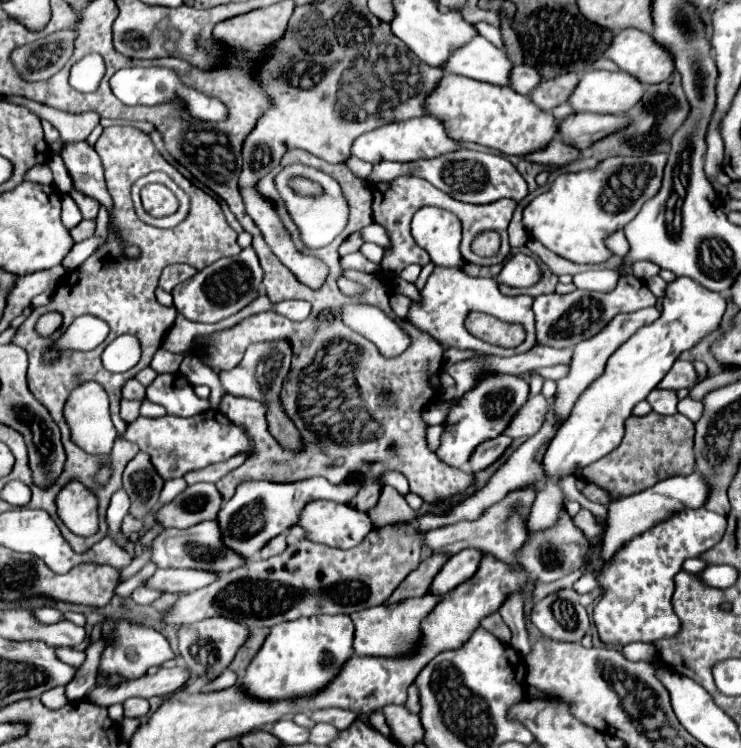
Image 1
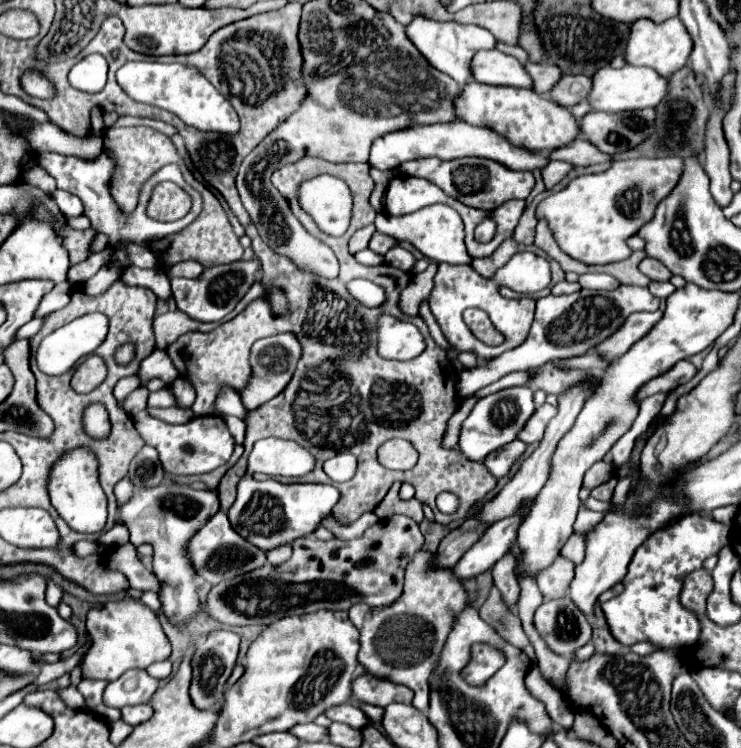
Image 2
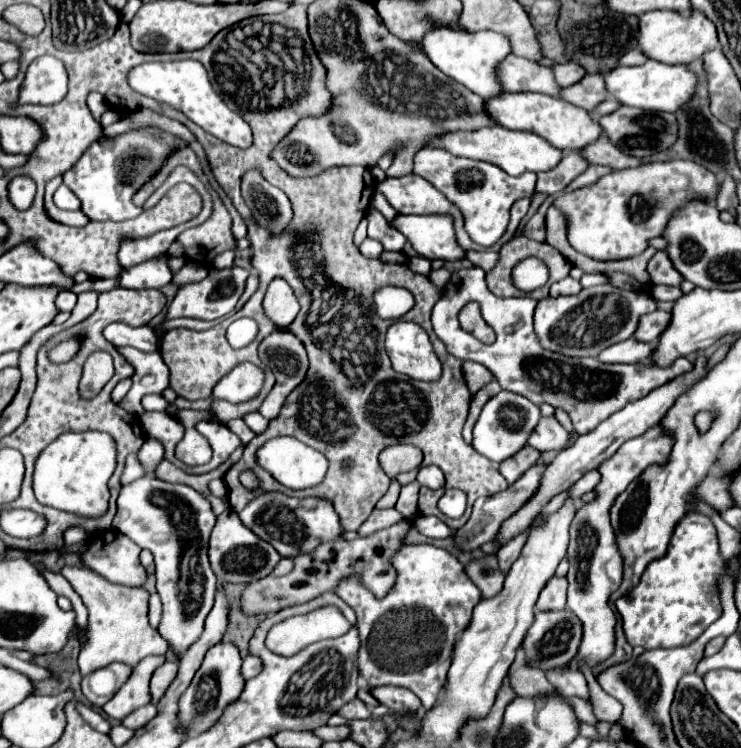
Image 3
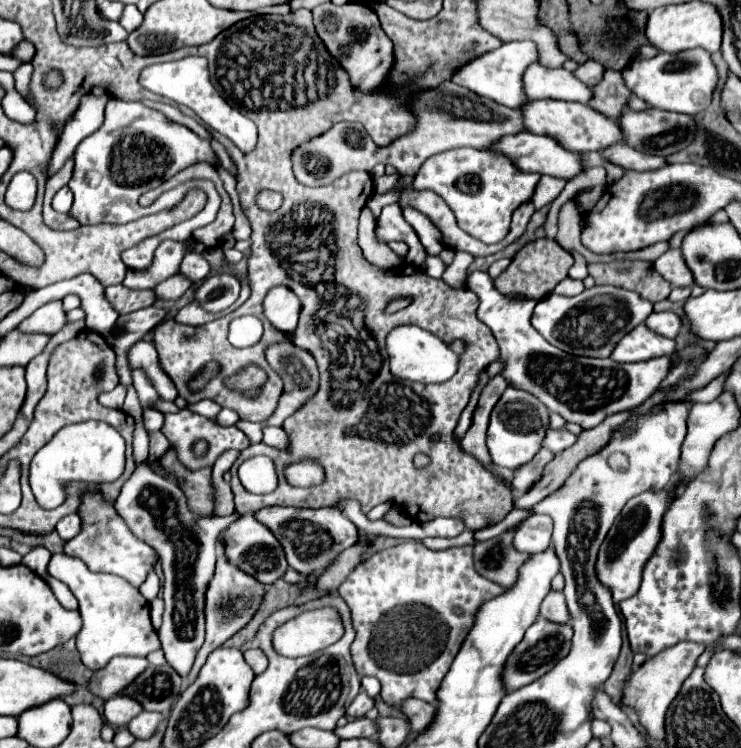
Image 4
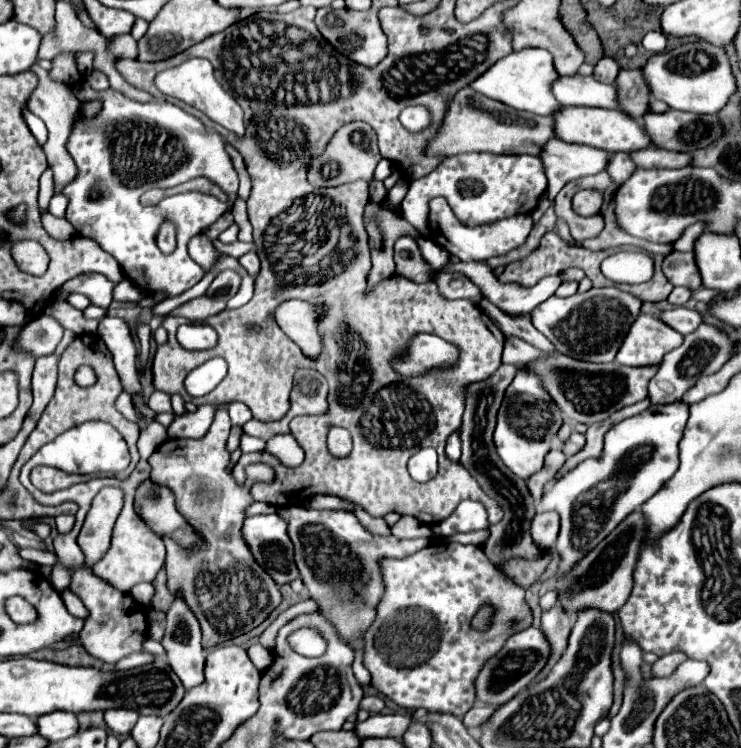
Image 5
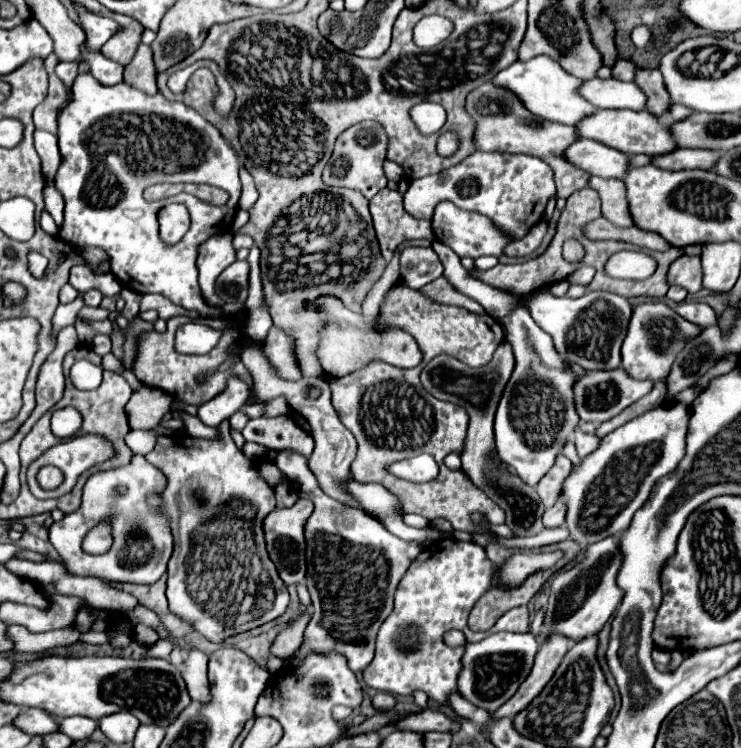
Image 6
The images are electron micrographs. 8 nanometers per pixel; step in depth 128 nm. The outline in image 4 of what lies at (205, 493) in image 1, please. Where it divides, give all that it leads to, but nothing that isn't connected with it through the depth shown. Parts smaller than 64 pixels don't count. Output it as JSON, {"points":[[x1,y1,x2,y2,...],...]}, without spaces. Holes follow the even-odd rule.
{"points":[[148,462,136,468,124,482,116,500,116,512,124,518,136,538,150,544,158,554,164,572,162,596,166,602,164,622,158,636,168,664,184,678,194,664,198,648,204,644,204,596,214,576,216,542,220,532,236,518,236,514,228,518,196,514,190,510,182,488,176,482,154,474,148,468]]}

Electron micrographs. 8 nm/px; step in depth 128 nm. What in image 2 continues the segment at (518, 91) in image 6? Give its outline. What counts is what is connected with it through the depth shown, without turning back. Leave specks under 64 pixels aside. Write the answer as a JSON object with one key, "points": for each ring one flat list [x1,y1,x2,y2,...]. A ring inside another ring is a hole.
{"points":[[416,14,410,24,406,24,406,36,412,40,412,44,422,52,422,56,436,70,448,74,460,86,464,82,472,80,470,60,472,60,474,52,478,52,480,48,494,48,494,44,496,44,496,38,492,36,492,32,488,32,486,28,478,28,476,24,460,24,460,22,452,22,452,20,436,22,436,20,424,18,420,14]]}

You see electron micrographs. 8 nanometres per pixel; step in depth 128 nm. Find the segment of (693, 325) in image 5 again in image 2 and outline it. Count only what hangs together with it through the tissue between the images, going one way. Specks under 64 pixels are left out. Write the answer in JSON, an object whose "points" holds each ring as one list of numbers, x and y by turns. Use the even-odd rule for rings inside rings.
{"points":[[634,312,630,314,624,324,606,340,602,340,600,344,596,344,594,352,606,360,612,362,616,356,622,356,636,340,640,340,658,320,662,318,662,312]]}

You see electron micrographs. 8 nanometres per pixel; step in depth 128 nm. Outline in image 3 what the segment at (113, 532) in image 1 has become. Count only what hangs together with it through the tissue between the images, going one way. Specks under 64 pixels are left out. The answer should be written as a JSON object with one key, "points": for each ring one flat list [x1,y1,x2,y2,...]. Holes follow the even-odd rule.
{"points":[[132,454,132,456,128,456,128,460,126,460,126,468,124,468,124,474,122,474,120,482,122,482,122,486,126,486,126,484,134,482,134,480,140,478,140,476,144,476,144,470,140,468,140,462,136,460,136,454]]}

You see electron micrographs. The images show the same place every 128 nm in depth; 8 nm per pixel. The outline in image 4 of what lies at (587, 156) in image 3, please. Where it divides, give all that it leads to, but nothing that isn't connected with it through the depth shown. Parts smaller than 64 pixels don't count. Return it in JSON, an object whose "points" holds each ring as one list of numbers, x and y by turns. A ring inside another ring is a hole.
{"points":[[624,142,604,148,602,156,604,156,604,160,608,160,612,164,616,162,616,166,620,166,624,170,656,170,666,164,666,160,662,156,648,156,642,152,634,152]]}

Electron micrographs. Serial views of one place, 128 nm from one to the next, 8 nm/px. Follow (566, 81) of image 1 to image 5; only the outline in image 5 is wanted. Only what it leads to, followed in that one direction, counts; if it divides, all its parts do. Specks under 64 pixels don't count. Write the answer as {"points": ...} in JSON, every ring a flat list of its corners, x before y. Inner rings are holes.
{"points":[[620,70,614,86,618,92,620,110,638,120,648,110,650,98,650,92,644,84,644,78,640,76,640,70]]}

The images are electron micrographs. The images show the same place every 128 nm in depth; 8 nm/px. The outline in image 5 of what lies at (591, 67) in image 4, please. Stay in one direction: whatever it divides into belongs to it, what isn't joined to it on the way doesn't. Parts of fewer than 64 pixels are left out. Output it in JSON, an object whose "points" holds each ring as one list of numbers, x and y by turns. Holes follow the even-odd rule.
{"points":[[604,58,604,60,600,60,600,62,594,66,594,78,596,78,598,82,612,84,618,70,620,70,620,66,618,66,612,58]]}

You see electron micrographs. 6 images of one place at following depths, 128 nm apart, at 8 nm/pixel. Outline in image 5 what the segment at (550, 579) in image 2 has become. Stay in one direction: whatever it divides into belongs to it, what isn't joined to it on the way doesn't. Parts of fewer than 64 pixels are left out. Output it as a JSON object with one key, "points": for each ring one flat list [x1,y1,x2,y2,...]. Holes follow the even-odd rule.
{"points":[[554,606,554,608,542,612,542,628,552,644,552,660,548,660,548,668,544,668,544,672,538,678,546,676,546,672,556,664,556,660,564,652,566,640,570,636,570,628,572,628,572,616,564,608]]}

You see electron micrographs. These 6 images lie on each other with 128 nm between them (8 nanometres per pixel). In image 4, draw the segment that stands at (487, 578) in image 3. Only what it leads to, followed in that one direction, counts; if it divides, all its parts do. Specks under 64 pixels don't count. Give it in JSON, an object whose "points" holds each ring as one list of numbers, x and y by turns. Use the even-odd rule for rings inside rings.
{"points":[[508,530,498,538,474,546,476,572,502,588,508,588,508,584,516,580,516,568,522,564,524,556,528,556,512,548,512,536,514,530]]}

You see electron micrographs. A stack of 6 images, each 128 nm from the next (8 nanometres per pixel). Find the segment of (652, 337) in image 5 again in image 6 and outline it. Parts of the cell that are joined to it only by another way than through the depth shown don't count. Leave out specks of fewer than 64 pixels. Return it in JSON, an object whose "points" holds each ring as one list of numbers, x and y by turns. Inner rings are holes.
{"points":[[646,302,634,308,626,340,622,344,622,368,636,376,638,380,662,380,668,374,668,368,672,366,672,360,684,348,688,338,696,336,700,328,694,324,688,324,688,320,680,320,672,308,668,308,662,302]]}

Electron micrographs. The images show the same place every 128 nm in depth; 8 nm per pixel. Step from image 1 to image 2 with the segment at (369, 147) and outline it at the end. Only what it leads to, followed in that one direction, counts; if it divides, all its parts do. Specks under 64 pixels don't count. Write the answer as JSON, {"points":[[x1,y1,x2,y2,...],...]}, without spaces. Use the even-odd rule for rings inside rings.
{"points":[[444,122,444,124,414,124,396,132,390,132,386,136,380,136,372,142,370,148,370,166,388,170,396,168,400,162,416,160,418,158,430,158,436,156,440,160,452,160,452,158,464,158,464,156,480,156,490,158,506,168,514,170,532,170,532,168,544,168,548,164,546,154,540,152,528,152,524,148,516,148,504,140,504,136,488,130,488,128,476,128,464,122]]}

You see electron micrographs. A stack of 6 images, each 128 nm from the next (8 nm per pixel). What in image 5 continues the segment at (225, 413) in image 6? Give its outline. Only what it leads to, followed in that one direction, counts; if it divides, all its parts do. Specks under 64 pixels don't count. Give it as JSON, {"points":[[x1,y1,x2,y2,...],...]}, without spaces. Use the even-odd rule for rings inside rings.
{"points":[[200,406,196,412,184,412,174,416,172,424,168,426,170,438,204,438,214,416,216,406]]}

